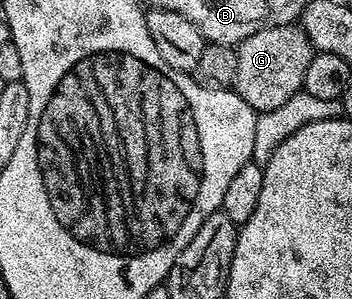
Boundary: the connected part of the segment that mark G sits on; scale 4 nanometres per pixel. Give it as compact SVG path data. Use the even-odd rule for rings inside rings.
M297 24L263 28L255 32L255 36L247 36L247 40L237 43L235 49L239 56L235 89L240 98L247 100L253 112L271 112L271 108L280 108L295 96L295 92L302 90L307 64L311 64L315 53L313 45Z

